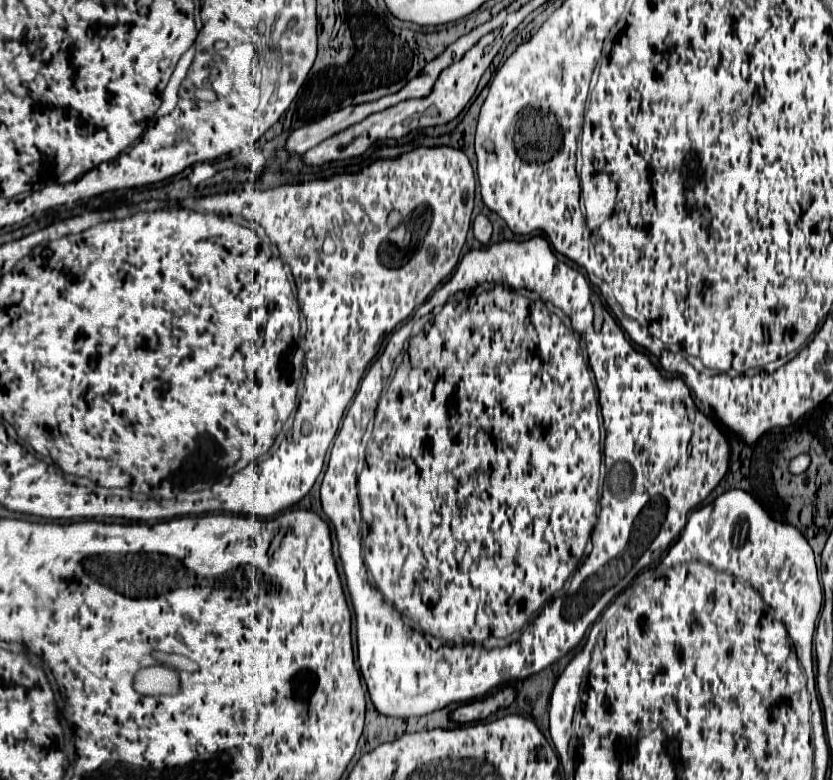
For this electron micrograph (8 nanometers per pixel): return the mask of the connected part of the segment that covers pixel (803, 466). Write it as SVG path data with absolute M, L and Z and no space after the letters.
M799 454L797 458L791 460L789 470L791 470L793 474L801 474L801 472L805 472L805 470L809 468L809 464L811 464L811 456L809 456L809 454Z

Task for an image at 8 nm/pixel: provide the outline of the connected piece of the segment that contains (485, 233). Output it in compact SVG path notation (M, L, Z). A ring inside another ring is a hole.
M479 214L479 216L475 218L475 222L473 222L473 232L475 232L475 238L477 238L481 244L487 244L487 242L491 240L491 232L493 232L491 222L489 222L483 214Z

